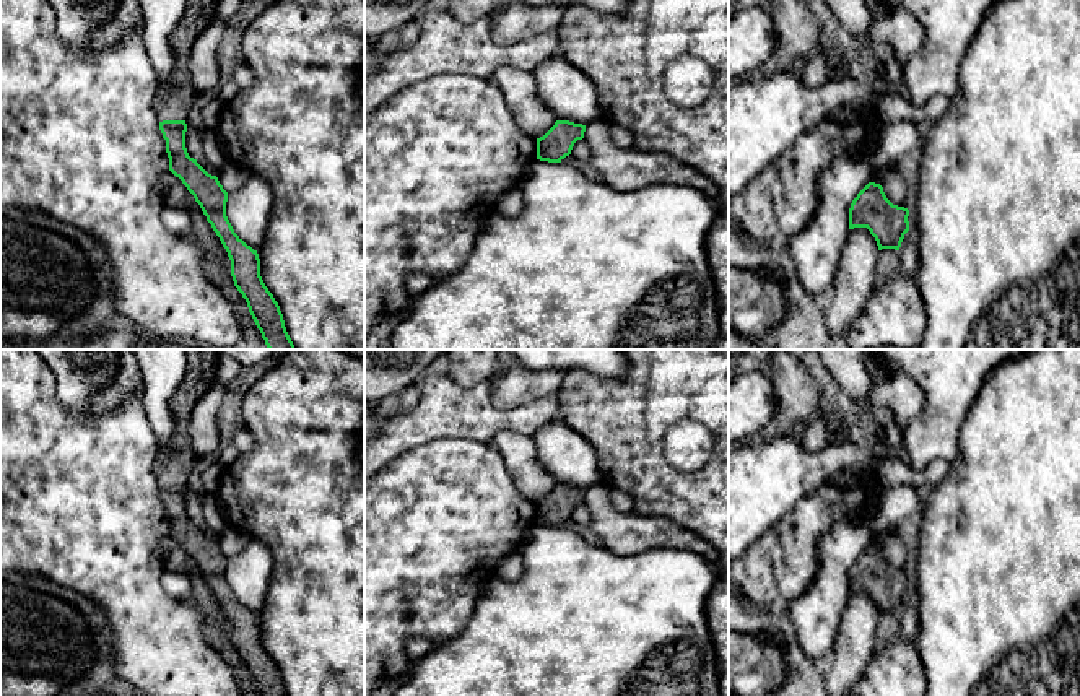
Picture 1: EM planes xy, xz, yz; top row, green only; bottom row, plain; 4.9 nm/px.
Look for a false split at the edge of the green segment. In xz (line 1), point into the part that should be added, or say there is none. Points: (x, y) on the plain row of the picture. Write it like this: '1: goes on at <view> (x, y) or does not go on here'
1: does not go on here

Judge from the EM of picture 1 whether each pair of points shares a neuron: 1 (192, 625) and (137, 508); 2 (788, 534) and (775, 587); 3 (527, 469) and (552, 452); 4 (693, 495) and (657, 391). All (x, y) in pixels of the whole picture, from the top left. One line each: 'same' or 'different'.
1: same
2: same
3: different
4: same

